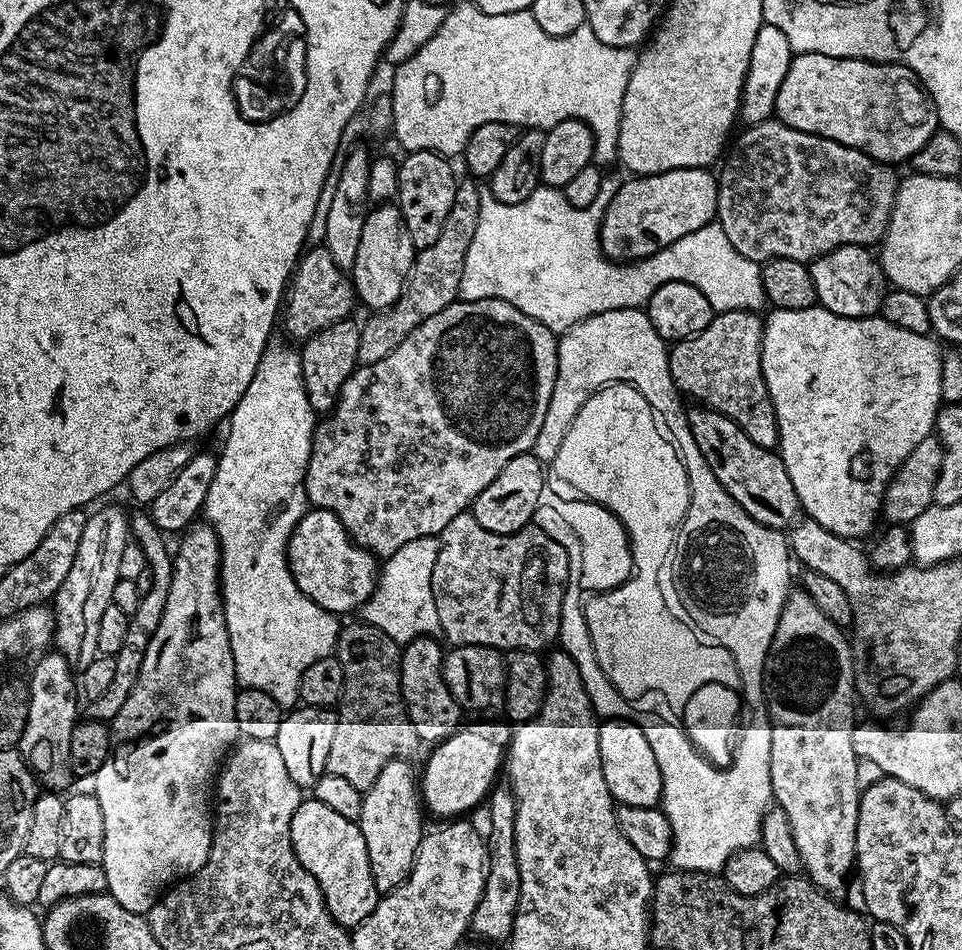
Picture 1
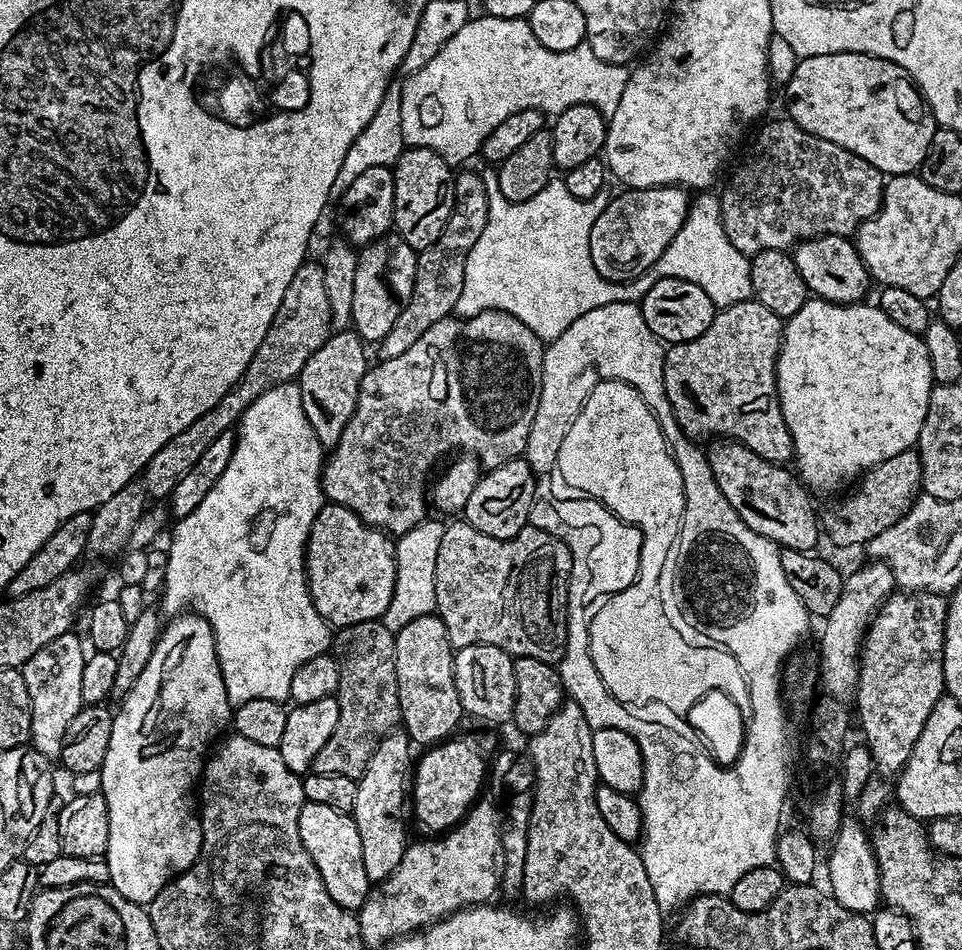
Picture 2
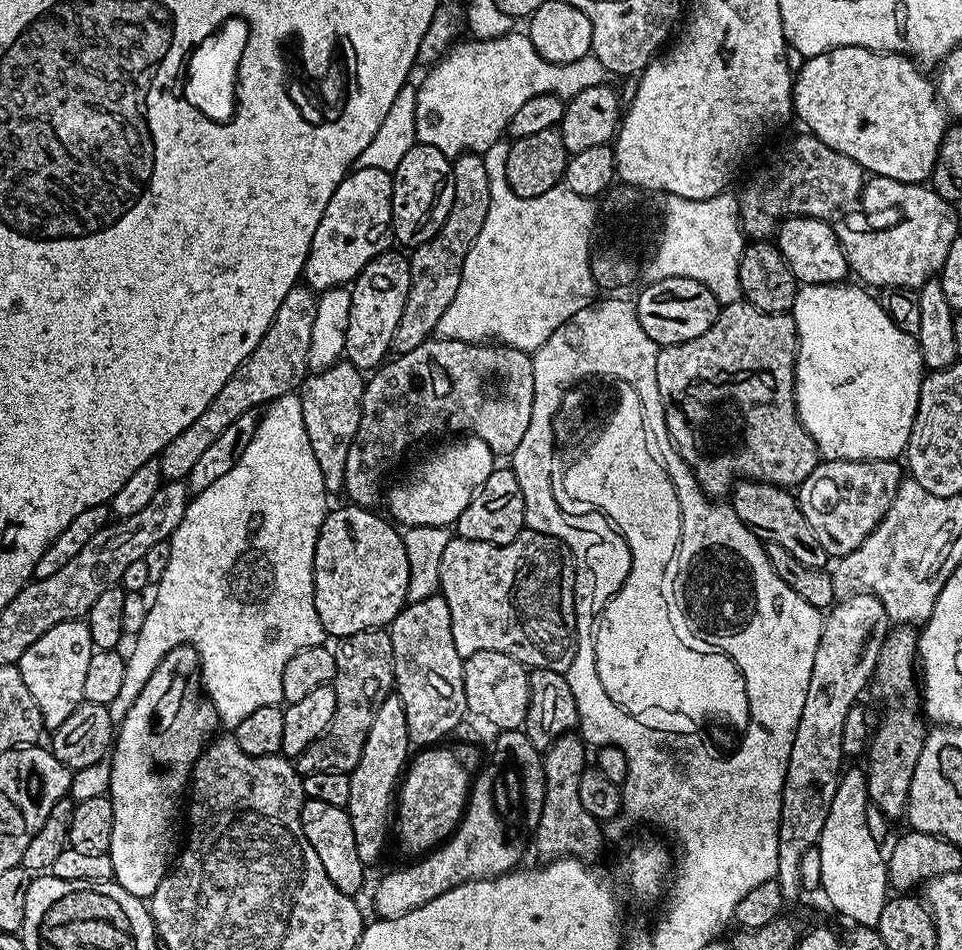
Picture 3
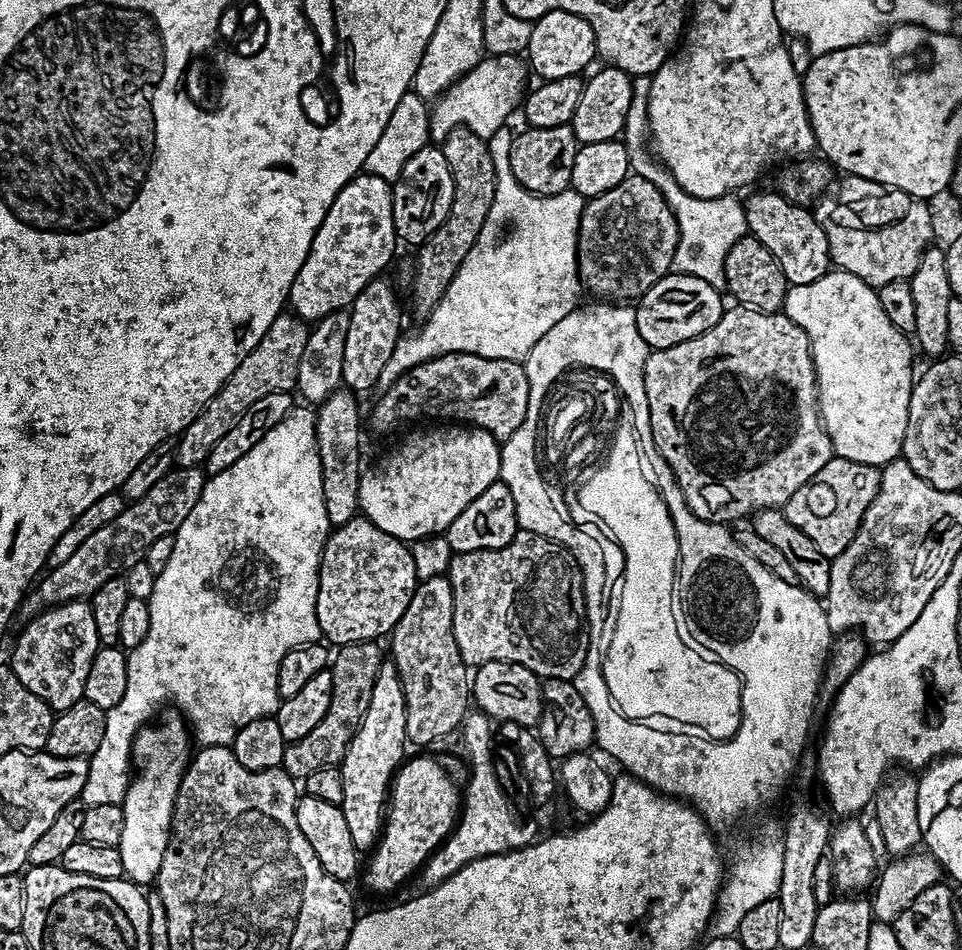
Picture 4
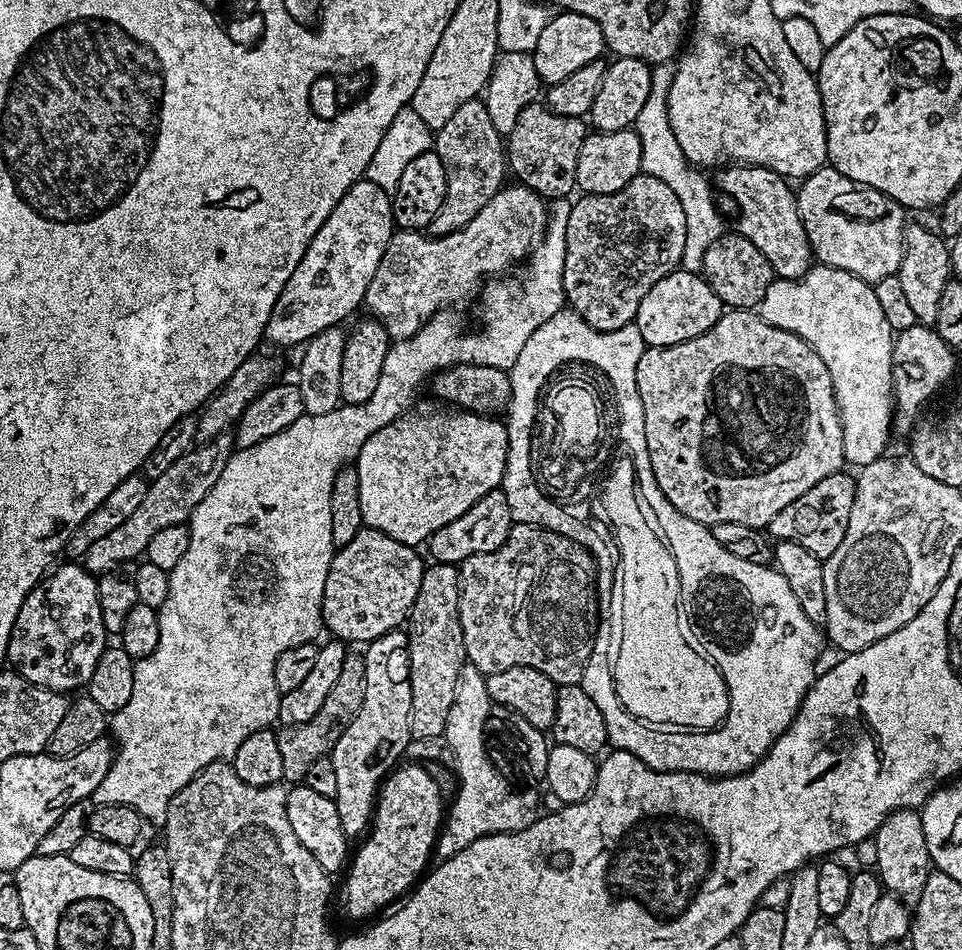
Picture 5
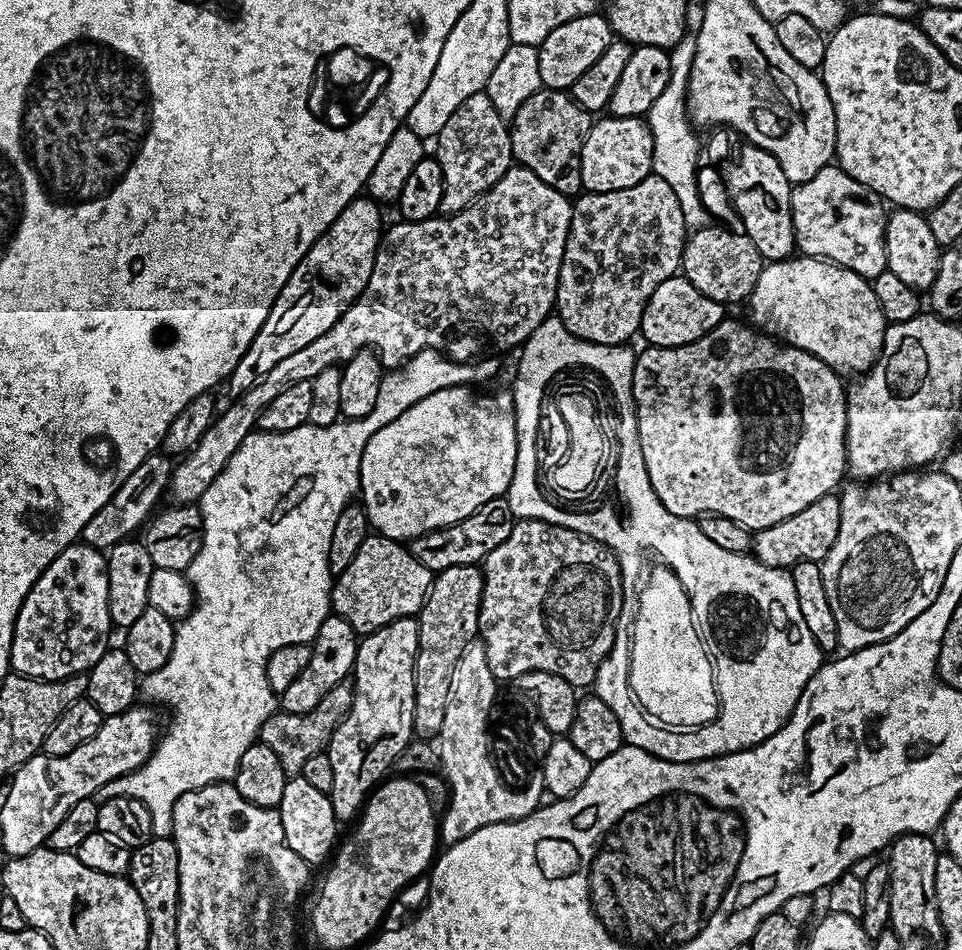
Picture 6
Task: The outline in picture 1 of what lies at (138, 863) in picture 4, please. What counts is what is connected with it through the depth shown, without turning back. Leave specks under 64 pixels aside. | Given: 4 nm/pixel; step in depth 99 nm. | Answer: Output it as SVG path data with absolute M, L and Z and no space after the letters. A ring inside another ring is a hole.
M207 522L193 523L179 537L180 549L174 552L172 565L174 578L170 586L170 598L166 598L166 610L162 610L162 622L158 622L158 630L154 630L154 638L150 638L150 646L146 646L146 658L142 662L142 670L138 674L138 682L126 698L126 706L111 721L112 753L106 762L96 771L94 777L94 795L98 798L98 806L102 806L102 822L106 822L106 842L104 843L104 873L108 883L107 895L118 902L118 906L126 906L126 910L146 914L160 899L162 893L177 878L194 875L202 866L206 866L206 858L212 849L212 829L214 827L214 773L221 767L222 761L241 739L238 722L234 718L234 698L238 691L234 658L230 650L230 638L226 630L224 617L224 597L220 595L220 543L215 530Z

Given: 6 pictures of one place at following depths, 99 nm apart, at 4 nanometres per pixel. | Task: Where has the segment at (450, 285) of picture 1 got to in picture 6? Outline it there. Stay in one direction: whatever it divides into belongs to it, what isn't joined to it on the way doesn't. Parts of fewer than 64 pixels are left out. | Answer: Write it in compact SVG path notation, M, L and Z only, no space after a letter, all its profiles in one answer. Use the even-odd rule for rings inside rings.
M484 90L471 94L470 98L462 102L462 106L455 110L454 114L447 119L446 126L443 126L441 132L434 137L434 144L436 144L434 158L442 166L444 189L440 212L444 214L460 212L471 206L478 197L491 190L494 182L498 182L498 178L502 178L502 174L506 174L506 170L514 164L512 133L509 125L500 117L498 110L494 110L494 102L490 102L487 91Z

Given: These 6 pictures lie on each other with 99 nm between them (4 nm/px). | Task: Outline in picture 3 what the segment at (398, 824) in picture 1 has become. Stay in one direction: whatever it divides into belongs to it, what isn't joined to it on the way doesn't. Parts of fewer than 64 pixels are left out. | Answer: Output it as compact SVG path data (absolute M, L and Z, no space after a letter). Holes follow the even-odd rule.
M393 694L376 705L370 734L366 734L366 746L362 746L362 758L350 774L350 802L346 811L350 826L354 826L354 846L358 846L358 858L365 866L378 863L384 852L384 843L388 840L388 815L391 812L393 815L394 797L410 760L408 748L406 710L399 696Z

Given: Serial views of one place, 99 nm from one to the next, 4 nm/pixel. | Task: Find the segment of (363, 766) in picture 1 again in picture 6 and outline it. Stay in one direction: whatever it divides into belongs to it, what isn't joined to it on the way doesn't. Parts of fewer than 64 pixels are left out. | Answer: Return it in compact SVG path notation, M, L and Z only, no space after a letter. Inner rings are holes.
M345 679L338 682L338 686L334 686L334 690L330 690L330 694L326 694L326 698L322 698L322 702L318 702L318 706L306 714L290 714L283 710L273 712L262 726L259 743L274 750L278 762L282 762L282 770L289 778L299 776L302 766L306 766L311 756L327 749L328 743L334 738L334 730L338 730L353 702L354 690Z

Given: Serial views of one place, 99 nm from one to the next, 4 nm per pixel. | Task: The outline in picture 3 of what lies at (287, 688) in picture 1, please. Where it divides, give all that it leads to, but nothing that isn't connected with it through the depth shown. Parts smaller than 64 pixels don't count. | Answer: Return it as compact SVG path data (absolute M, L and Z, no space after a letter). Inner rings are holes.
M299 395L279 396L277 400L273 400L271 404L267 405L265 412L268 413L260 416L260 425L256 428L254 438L250 438L250 446L246 446L246 450L242 450L242 454L236 460L236 465L230 470L226 470L226 474L222 474L222 478L218 478L218 482L214 482L214 486L206 486L206 490L195 493L189 499L186 514L182 514L182 522L178 522L178 530L174 530L174 534L169 539L170 562L163 571L162 580L154 586L156 601L153 599L149 603L146 622L142 622L142 630L138 630L138 634L131 641L132 649L127 649L126 674L122 677L120 693L115 696L114 702L107 705L110 710L110 718L114 722L126 718L126 714L130 710L130 706L134 706L138 694L142 694L142 686L146 686L146 682L150 682L154 670L158 670L158 662L162 662L166 653L175 652L181 646L191 646L198 657L199 683L208 699L211 700L220 724L228 727L225 729L235 730L238 722L242 722L242 718L254 714L254 710L258 710L262 706L283 705L282 670L286 670L286 662L290 662L290 658L294 658L294 654L298 654L298 650L306 650L310 646L325 643L326 633L318 618L318 610L314 606L314 546L318 538L318 530L330 508L330 503L328 504L330 496L324 491L322 470L318 470L318 458L314 458L314 450L310 450L306 422L302 422L302 402Z

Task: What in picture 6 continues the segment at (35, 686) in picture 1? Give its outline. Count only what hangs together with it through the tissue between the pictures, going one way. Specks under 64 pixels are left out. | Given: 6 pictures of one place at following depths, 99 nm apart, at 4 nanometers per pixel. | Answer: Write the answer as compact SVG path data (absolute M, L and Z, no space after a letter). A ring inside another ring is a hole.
M83 542L71 544L58 554L58 558L54 558L54 562L50 562L50 566L46 566L18 610L12 631L11 671L17 676L29 676L35 680L61 680L86 674L94 662L108 651L108 631L113 631L113 628L108 609L108 562L105 553Z

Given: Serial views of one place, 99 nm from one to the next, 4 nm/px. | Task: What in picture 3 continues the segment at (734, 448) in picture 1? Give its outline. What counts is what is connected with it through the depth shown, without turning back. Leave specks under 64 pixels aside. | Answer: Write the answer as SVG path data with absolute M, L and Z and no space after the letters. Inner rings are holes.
M741 480L731 489L730 503L738 518L761 541L778 543L803 566L820 569L829 567L830 557L826 550L822 550L810 522L806 522L799 499L789 489L779 484L762 484L758 480Z

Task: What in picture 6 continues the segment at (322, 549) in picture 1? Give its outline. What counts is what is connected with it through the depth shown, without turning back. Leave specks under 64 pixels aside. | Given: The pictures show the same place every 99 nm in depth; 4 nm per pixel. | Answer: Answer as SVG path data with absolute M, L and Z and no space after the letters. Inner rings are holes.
M369 534L358 546L358 554L354 554L346 570L342 570L335 577L332 586L332 612L342 617L358 634L367 634L394 622L403 616L415 617L432 585L434 573L418 558L414 558L411 547L405 546L399 540L391 540L379 534Z

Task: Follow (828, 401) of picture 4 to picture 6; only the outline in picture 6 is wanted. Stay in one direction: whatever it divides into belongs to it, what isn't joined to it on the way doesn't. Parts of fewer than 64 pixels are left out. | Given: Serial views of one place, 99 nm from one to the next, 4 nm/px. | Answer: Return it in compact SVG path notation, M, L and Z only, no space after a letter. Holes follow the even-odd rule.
M796 254L787 260L765 263L764 269L758 274L758 282L754 282L754 290L748 295L746 307L752 315L751 323L759 331L814 354L841 374L867 372L880 356L884 345L886 321L871 283L854 274L854 270L829 264L819 256Z

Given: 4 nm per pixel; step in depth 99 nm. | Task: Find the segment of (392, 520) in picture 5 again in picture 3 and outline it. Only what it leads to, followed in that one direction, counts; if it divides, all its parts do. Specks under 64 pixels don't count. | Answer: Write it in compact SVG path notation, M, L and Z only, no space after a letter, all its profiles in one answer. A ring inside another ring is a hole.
M465 435L453 440L456 440L453 444L438 449L405 484L398 485L389 496L387 493L387 515L397 525L405 529L414 526L448 528L455 525L462 510L470 506L470 498L474 498L486 478L490 478L494 467L494 454L490 446L486 446L486 442L482 442L477 436Z

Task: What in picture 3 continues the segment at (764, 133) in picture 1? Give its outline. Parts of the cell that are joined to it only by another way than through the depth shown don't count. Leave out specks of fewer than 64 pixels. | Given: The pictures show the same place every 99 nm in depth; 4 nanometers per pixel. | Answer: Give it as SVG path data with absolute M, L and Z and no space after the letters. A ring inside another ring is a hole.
M803 135L786 141L761 168L753 170L752 177L738 191L736 206L745 237L756 242L767 241L792 216L831 221L840 214L835 212L859 201L866 183L864 168L854 158L830 150L817 136Z

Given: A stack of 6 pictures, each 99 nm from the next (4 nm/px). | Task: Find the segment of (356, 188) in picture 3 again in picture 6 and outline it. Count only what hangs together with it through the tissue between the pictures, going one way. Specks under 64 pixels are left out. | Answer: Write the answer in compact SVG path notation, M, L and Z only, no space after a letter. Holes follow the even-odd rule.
M371 198L351 200L314 246L310 246L286 286L282 286L266 322L262 322L262 330L258 330L254 342L250 342L246 354L238 358L238 366L228 375L229 397L235 398L250 390L250 386L266 378L282 358L302 350L302 346L310 346L314 338L322 338L360 297L366 282L370 282L376 251L380 249L380 210L381 205Z

